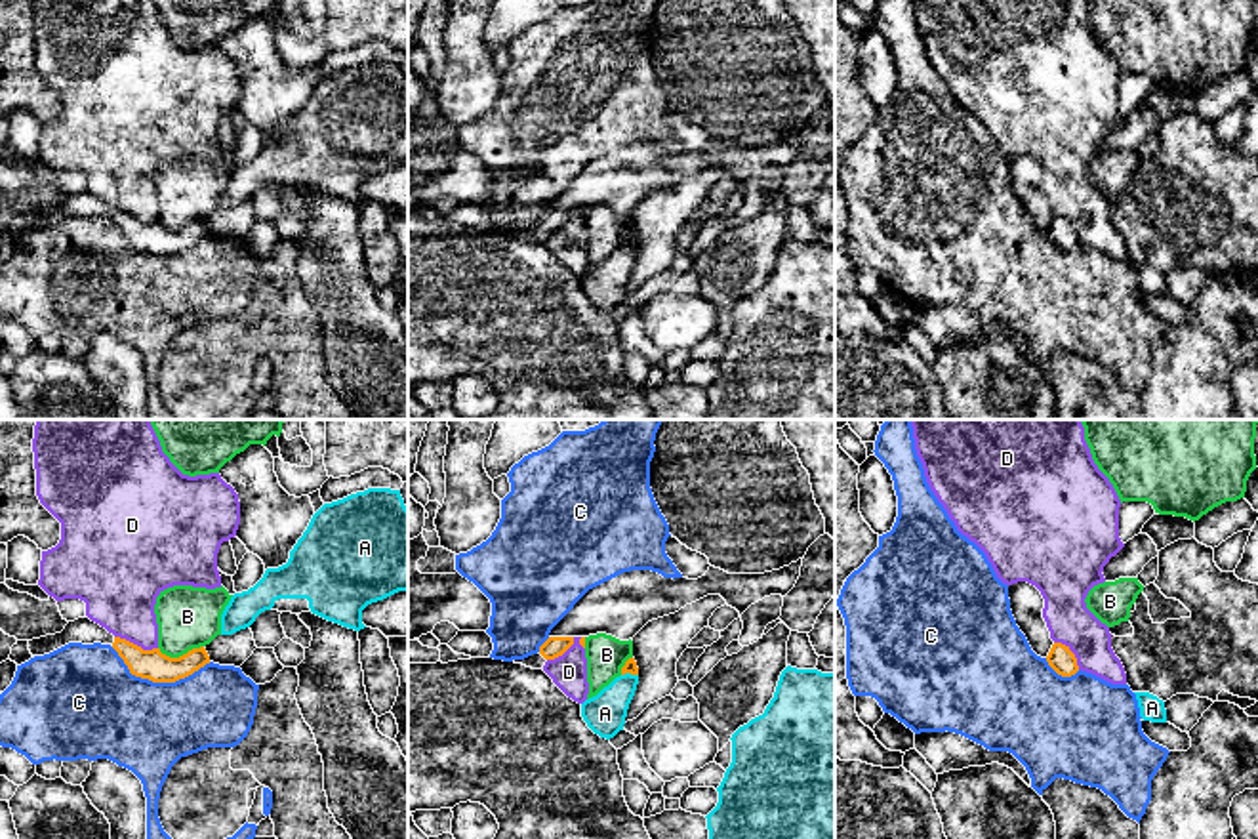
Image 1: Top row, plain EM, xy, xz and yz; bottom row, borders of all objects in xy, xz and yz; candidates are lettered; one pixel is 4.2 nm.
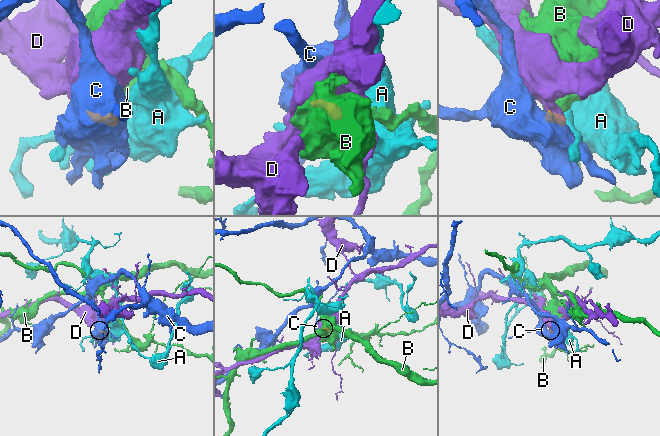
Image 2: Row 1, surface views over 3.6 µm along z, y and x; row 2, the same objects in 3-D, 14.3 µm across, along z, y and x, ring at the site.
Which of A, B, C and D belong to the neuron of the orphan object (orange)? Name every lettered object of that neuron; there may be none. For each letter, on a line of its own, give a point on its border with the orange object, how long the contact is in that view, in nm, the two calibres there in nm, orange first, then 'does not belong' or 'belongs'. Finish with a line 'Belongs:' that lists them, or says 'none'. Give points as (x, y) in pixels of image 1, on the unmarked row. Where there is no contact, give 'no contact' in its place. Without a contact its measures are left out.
A: contact xz (629, 245); length 70 nm; calibres 50 and 180 nm; does not belong
B: contact xy (180, 229); length 190 nm; calibres 130 and 260 nm; does not belong
C: contact xy (159, 254); length 420 nm; calibres 130 and 380 nm; does not belong
D: contact xy (136, 218); length 190 nm; calibres 130 and 320 nm; does not belong
Belongs: none

